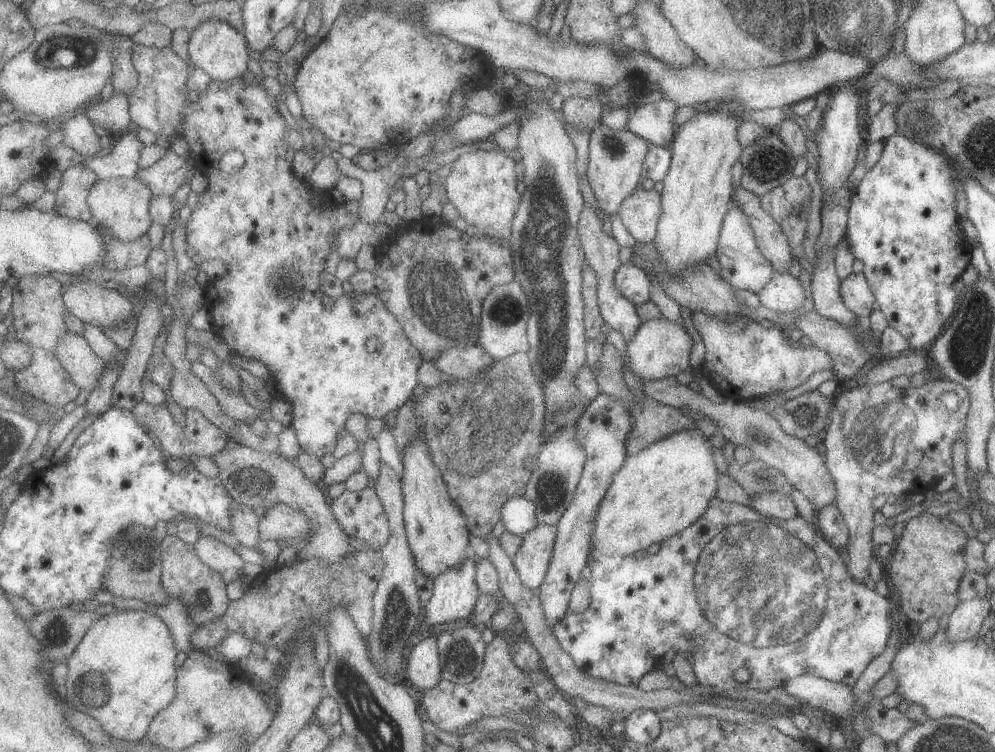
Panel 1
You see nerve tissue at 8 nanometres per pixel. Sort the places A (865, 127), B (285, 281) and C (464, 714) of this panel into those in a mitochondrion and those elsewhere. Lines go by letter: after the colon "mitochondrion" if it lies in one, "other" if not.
A: other
B: mitochondrion
C: other

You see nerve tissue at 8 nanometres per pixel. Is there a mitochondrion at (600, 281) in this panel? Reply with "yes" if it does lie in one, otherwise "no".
no

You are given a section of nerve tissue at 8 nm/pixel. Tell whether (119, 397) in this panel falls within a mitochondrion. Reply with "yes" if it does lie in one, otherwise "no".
no

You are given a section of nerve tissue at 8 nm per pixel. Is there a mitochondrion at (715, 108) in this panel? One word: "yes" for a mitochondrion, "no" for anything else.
no

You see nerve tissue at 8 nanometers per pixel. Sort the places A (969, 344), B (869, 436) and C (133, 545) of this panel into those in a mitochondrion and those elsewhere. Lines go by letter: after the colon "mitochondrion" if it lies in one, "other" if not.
A: mitochondrion
B: mitochondrion
C: mitochondrion

